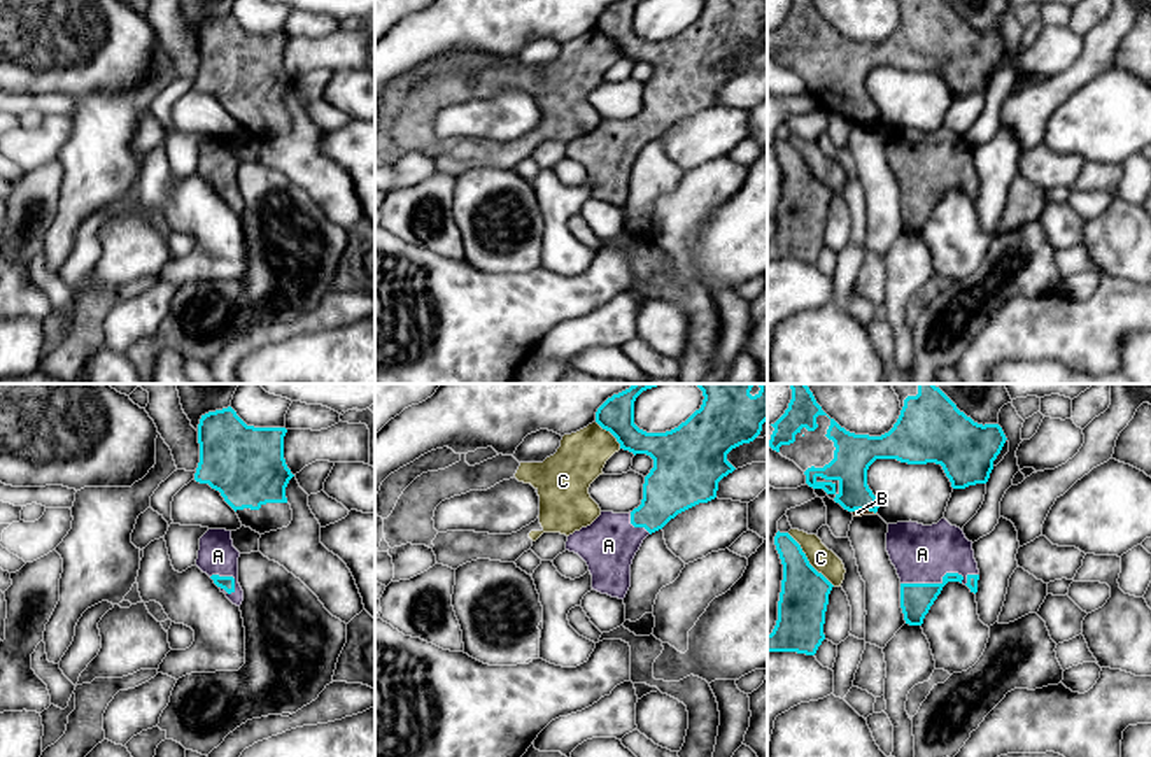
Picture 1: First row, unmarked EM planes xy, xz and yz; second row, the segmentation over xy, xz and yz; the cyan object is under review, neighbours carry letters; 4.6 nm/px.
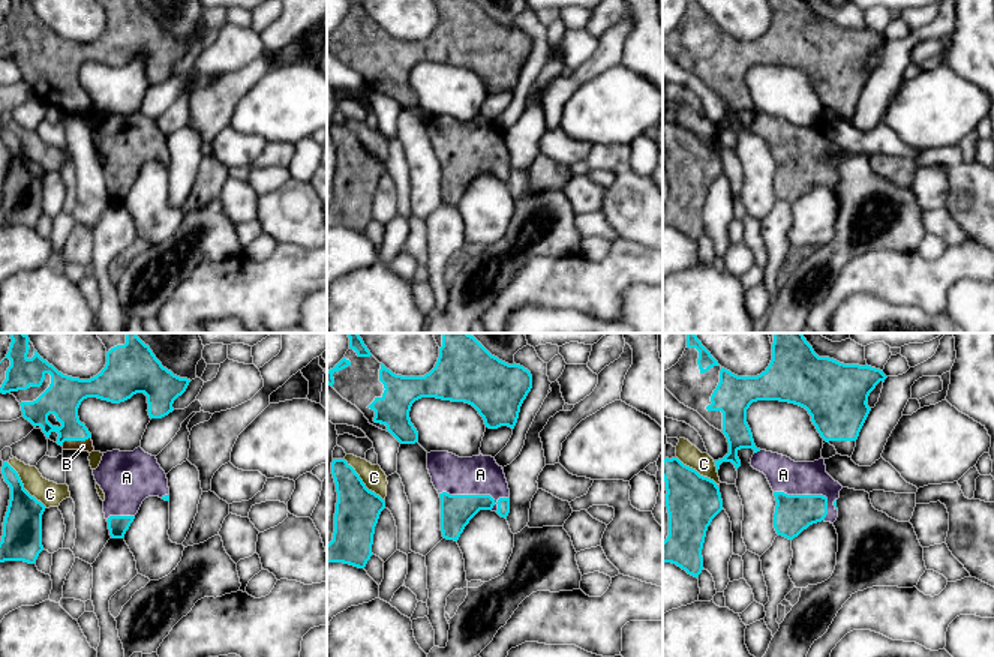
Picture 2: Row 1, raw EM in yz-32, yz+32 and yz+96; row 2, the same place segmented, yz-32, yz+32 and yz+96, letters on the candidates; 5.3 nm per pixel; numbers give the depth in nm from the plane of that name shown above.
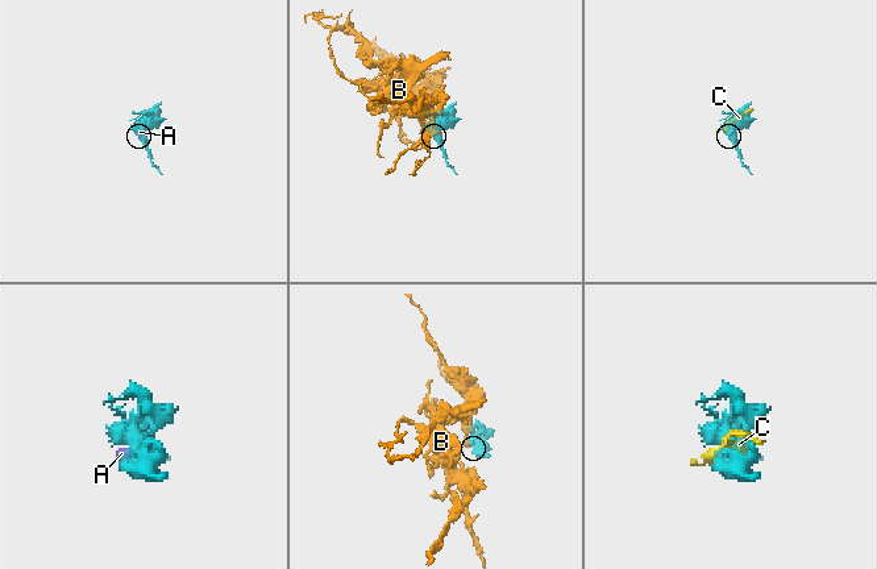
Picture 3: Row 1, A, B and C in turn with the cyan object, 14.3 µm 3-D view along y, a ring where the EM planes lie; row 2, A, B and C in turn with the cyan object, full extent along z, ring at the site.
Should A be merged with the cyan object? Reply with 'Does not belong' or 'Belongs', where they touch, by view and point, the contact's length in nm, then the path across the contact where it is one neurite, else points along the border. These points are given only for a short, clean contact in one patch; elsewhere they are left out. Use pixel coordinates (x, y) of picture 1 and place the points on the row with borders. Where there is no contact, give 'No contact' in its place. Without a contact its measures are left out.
Belongs. Touches cyan at yz (939, 584). Shared border 360 nm

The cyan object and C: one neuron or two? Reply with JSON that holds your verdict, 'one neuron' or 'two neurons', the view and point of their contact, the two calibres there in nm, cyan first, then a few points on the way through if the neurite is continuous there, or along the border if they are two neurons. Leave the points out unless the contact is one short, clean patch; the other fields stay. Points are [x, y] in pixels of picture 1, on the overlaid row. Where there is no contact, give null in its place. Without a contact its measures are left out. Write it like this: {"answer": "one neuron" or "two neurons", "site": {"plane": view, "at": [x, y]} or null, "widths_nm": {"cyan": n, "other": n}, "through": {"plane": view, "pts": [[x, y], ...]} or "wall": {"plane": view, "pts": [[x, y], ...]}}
{"answer": "two neurons", "site": {"plane": "yz", "at": [808, 561]}, "widths_nm": {"cyan": 220, "other": 110}}

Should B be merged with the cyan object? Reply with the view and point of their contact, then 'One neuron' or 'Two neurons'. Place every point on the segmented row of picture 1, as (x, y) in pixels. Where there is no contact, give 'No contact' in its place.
Touches cyan at yz (864, 509). One neuron

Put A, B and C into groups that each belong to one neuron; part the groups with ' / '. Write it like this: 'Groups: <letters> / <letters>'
Groups: A B / C

